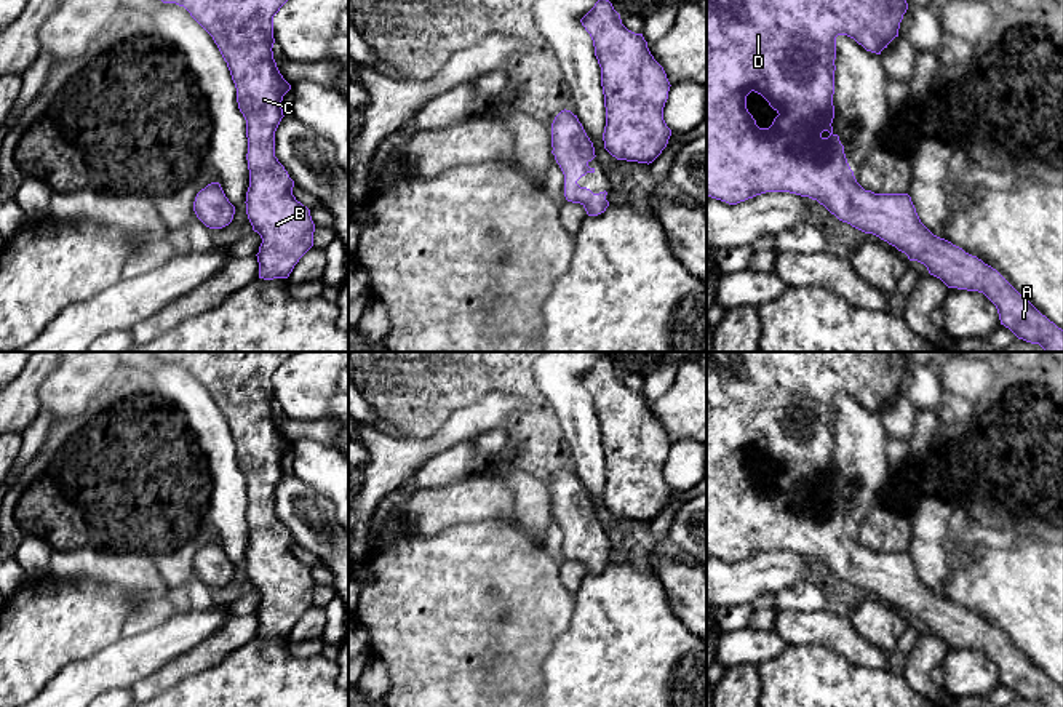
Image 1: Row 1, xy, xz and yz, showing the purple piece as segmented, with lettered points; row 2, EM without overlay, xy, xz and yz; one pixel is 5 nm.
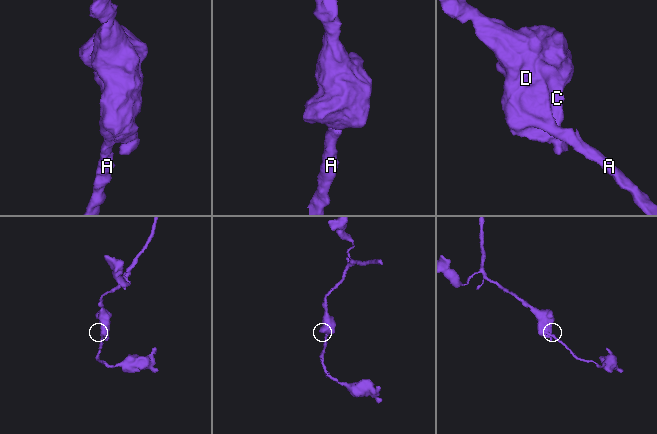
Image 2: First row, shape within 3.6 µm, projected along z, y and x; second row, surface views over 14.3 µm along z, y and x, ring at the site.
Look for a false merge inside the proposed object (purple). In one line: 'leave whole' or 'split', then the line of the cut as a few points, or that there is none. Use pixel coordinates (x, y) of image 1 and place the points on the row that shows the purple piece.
leave whole | no cut

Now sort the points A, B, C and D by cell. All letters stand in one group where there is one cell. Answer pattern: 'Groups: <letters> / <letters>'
Groups: A B C D

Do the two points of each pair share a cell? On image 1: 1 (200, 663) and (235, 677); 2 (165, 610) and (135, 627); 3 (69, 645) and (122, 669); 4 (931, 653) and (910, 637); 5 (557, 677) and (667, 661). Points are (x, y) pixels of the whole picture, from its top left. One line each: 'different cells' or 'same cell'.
1: different cells
2: same cell
3: different cells
4: different cells
5: same cell

